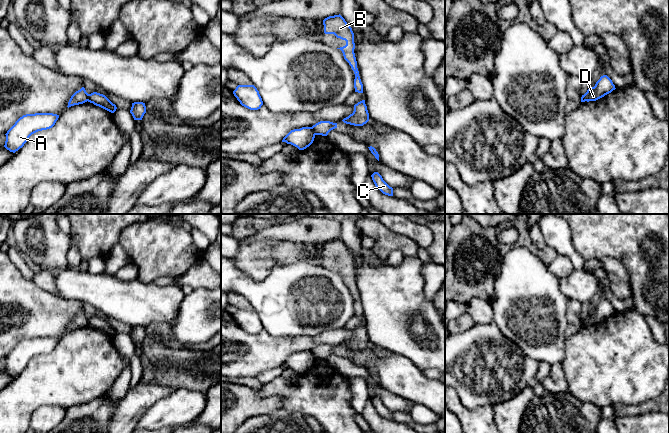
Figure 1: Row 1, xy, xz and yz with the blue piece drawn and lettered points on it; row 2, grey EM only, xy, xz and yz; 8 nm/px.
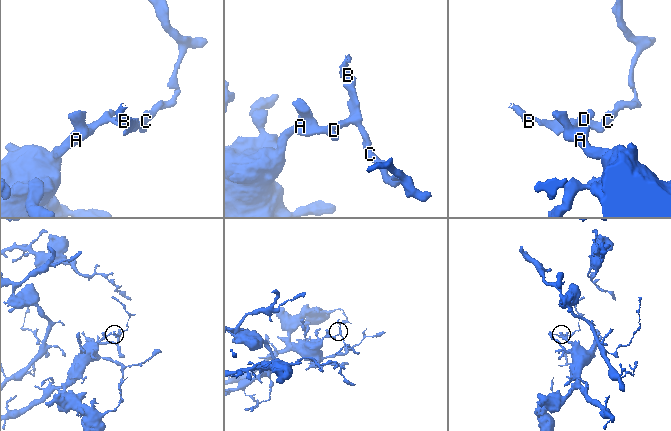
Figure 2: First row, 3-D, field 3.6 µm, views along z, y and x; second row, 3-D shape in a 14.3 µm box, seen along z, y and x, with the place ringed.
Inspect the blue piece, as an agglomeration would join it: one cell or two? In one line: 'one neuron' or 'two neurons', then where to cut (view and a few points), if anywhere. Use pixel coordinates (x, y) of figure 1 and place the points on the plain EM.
two neurons; cut in xz along (310, 351), (315, 358)

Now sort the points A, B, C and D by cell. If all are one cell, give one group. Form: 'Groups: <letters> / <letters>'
Groups: A D / B C

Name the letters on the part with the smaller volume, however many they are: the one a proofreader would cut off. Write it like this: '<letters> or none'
B, C

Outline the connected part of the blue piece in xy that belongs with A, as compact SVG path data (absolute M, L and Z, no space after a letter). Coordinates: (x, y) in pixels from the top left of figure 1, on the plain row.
M53 337L23 339L5 358L6 365L4 371L15 377L24 370L32 358L52 352L58 342L59 339Z

